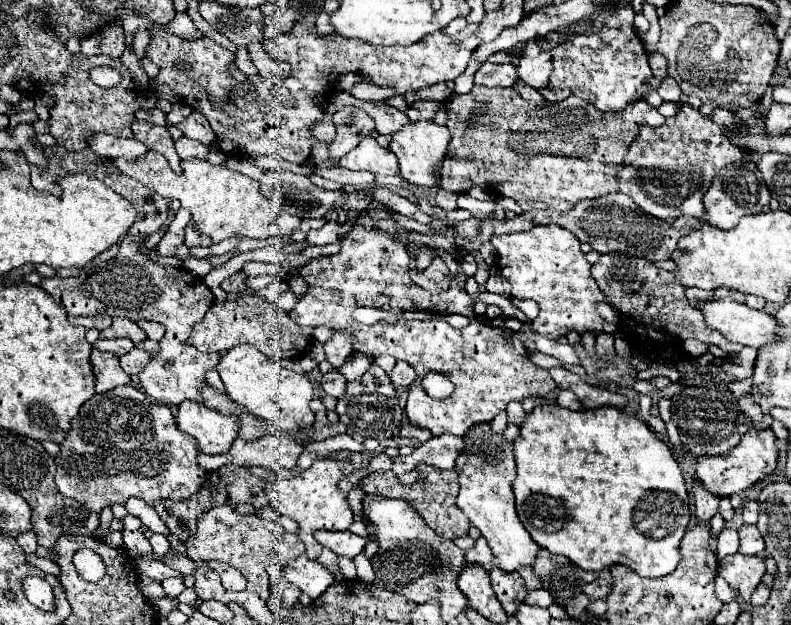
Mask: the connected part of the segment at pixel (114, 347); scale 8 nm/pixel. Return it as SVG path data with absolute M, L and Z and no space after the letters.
M120 338L118 340L96 340L92 346L96 350L100 350L100 352L112 352L116 356L122 356L122 354L126 354L126 352L130 352L134 348L132 342L120 340Z

